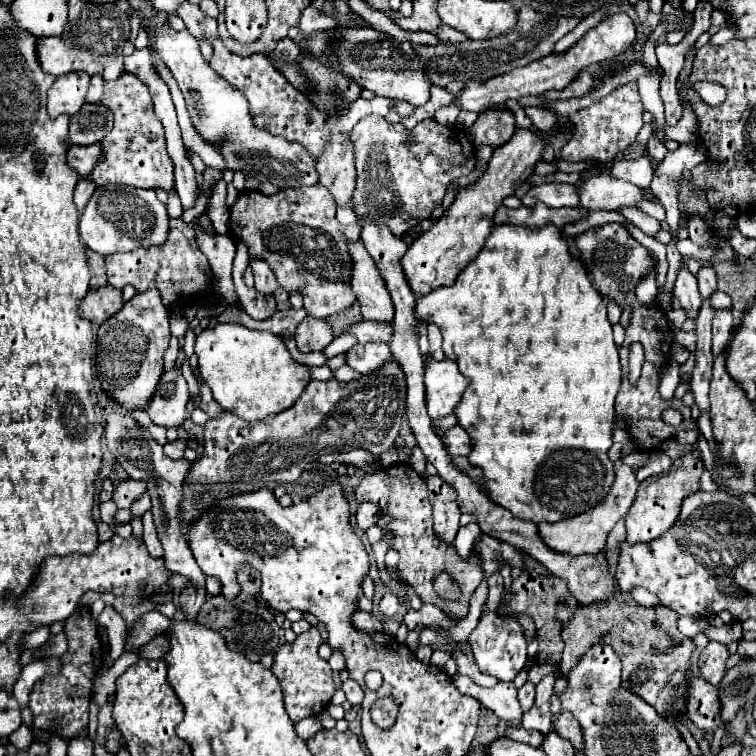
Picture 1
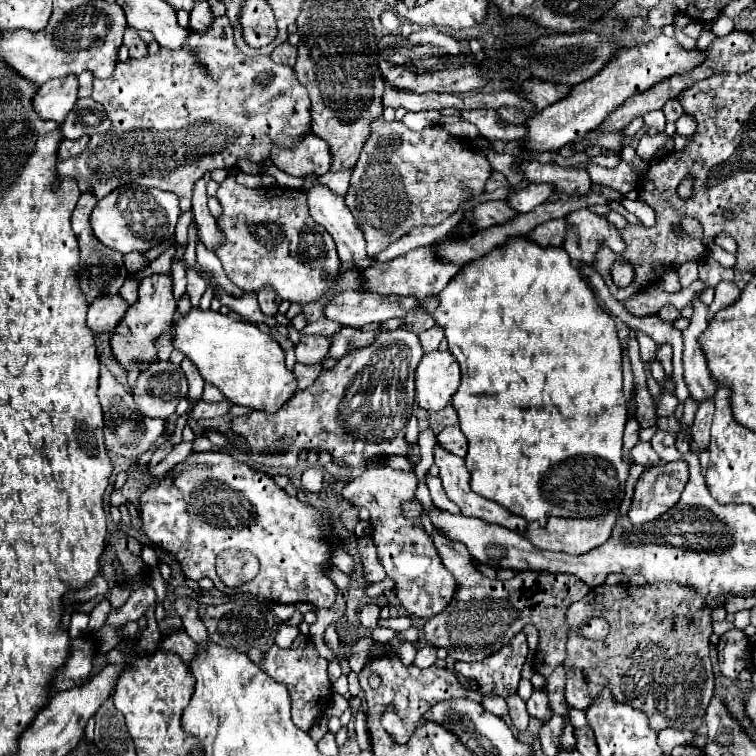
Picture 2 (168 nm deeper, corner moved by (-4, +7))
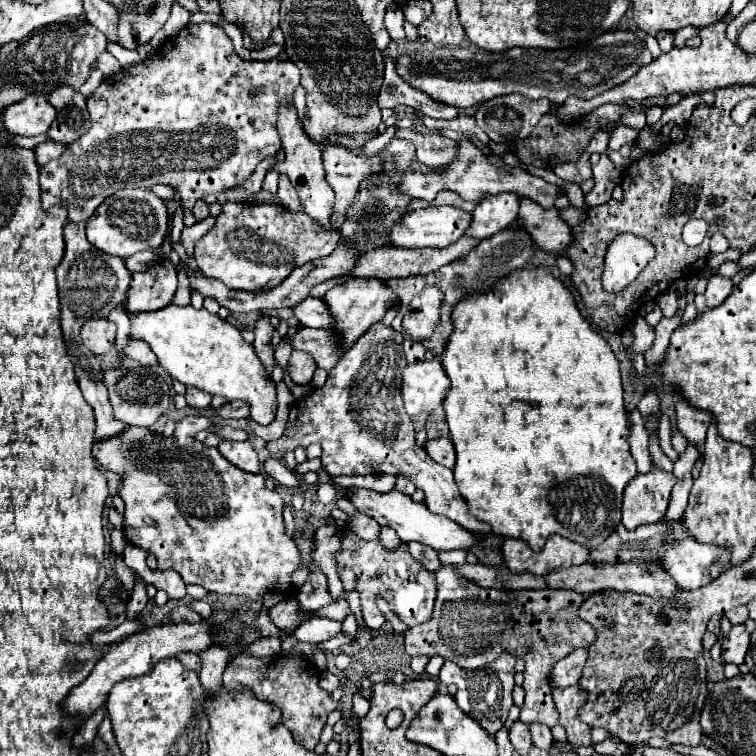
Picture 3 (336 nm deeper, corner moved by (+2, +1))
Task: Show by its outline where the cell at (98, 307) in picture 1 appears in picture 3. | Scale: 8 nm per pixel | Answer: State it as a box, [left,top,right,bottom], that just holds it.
[80,319,116,355]

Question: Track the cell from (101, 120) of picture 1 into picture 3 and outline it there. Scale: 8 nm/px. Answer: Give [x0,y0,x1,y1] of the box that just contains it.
[48,93,90,145]

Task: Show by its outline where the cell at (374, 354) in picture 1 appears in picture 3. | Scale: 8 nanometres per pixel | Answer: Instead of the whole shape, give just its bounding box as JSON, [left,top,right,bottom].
[284,327,340,371]

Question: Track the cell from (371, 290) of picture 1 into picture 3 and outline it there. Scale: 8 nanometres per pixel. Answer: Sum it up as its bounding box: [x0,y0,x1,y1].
[273,105,334,229]

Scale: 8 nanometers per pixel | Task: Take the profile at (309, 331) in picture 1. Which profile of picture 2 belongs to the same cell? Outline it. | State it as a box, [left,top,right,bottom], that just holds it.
[296,335,330,365]

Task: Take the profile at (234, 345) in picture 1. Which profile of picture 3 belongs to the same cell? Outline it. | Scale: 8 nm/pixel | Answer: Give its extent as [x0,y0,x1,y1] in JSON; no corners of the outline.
[128,305,276,425]

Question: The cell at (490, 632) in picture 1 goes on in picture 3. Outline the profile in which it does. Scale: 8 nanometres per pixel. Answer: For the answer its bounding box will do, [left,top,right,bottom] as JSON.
[438,653,516,737]

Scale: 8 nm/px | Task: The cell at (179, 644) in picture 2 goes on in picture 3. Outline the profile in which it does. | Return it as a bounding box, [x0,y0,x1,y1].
[178,653,200,671]

